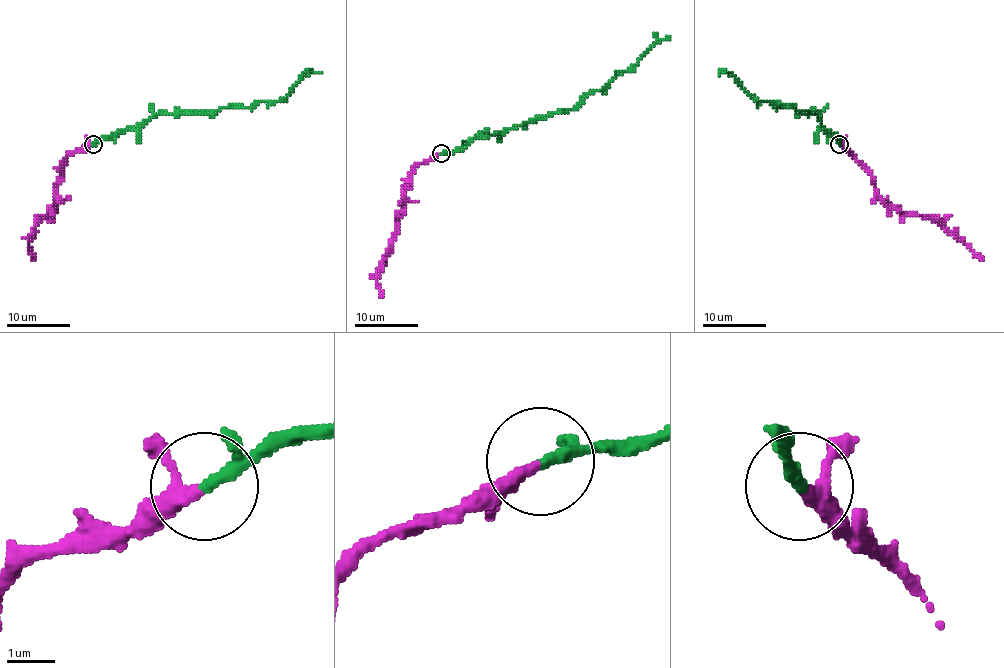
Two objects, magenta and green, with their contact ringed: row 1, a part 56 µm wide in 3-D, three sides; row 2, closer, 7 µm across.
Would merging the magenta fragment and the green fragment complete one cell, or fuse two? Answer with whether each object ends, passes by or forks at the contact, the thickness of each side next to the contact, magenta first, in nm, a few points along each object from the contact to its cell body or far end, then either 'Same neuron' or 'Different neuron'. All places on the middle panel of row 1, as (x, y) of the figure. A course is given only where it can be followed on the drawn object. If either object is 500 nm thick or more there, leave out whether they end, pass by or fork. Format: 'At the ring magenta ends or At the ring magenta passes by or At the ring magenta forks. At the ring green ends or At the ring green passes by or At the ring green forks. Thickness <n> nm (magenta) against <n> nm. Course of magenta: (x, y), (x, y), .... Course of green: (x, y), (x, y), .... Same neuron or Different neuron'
At the ring magenta passes by. At the ring green passes by. Thickness 240 nm (magenta) against 190 nm. Course of magenta: (441, 153), (415, 167), (404, 190), (404, 209), (398, 215), (392, 250), (385, 256), (377, 277), (379, 296). Course of green: (441, 153), (573, 108), (619, 73), (630, 70), (653, 45), (670, 37). Same neuron

